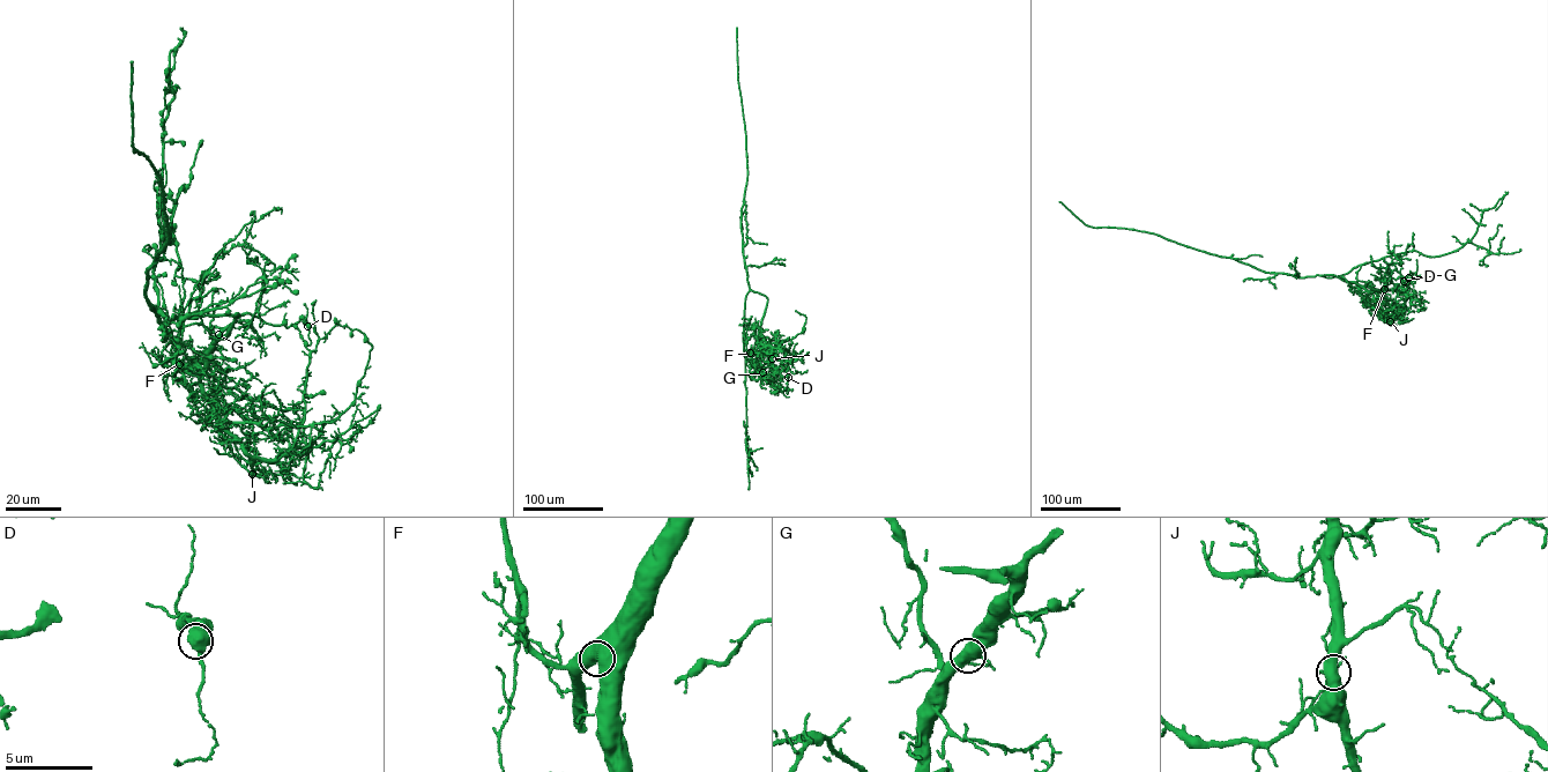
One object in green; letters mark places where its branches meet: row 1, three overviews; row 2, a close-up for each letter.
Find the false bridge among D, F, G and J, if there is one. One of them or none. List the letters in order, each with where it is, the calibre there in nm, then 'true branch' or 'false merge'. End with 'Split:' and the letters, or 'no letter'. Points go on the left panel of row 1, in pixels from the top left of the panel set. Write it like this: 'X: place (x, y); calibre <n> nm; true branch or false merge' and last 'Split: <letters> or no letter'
D: place (307, 326); calibre 650 nm; true branch
F: place (179, 364); calibre 650 nm; true branch
G: place (218, 334); calibre 650 nm; true branch
J: place (252, 474); calibre 600 nm; true branch
Split: no letter

